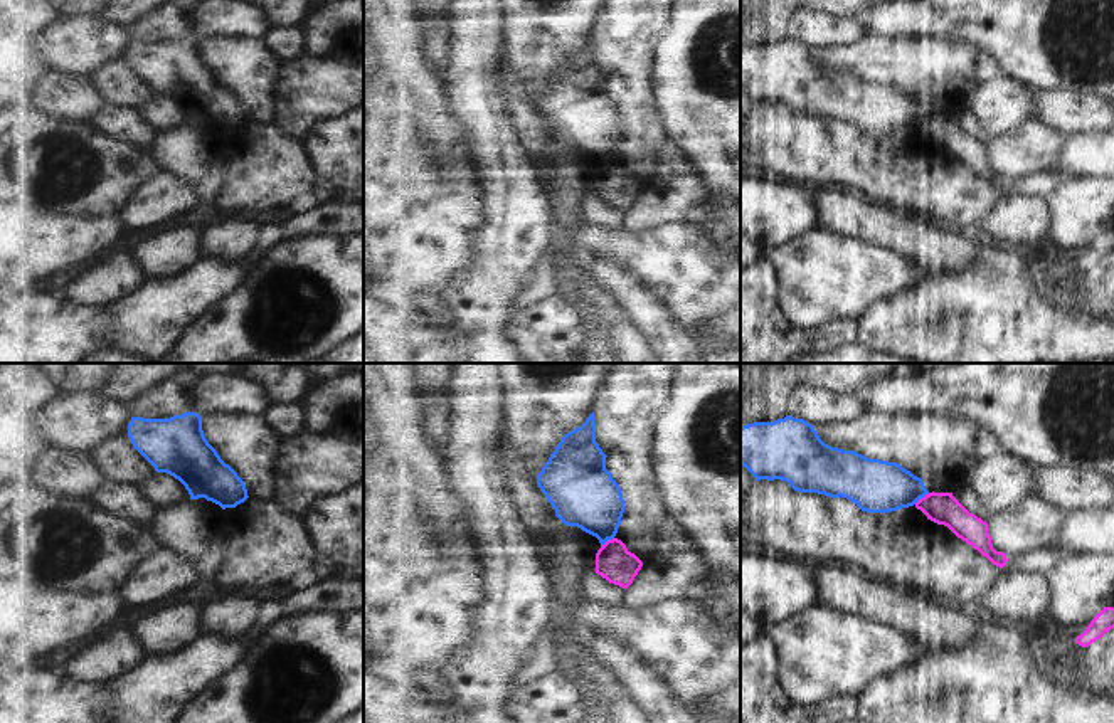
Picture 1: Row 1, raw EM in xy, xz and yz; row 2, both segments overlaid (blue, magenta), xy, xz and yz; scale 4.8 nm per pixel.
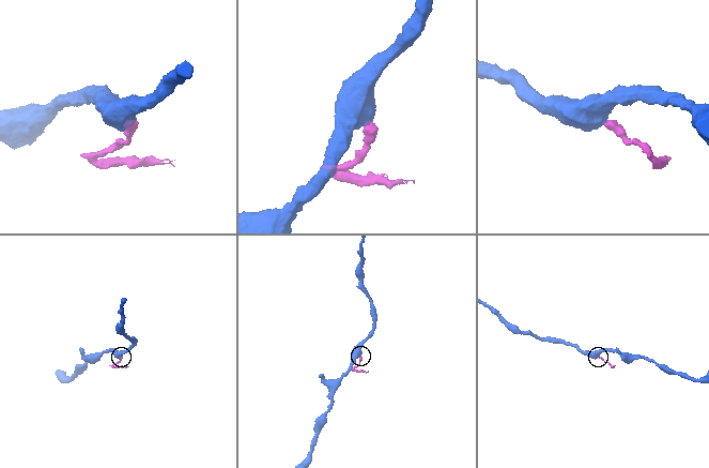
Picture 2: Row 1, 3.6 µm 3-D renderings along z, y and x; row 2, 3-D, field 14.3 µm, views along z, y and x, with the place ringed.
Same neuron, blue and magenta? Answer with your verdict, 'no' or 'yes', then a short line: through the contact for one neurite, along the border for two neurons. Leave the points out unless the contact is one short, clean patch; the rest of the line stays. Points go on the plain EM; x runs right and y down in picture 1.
no | yz (929, 116), (914, 126)

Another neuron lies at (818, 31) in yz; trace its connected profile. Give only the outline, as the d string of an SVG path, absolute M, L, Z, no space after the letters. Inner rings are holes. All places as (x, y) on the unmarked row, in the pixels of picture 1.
M798 12L786 25L786 39L803 42L813 50L838 49L863 39L863 29L857 18Z

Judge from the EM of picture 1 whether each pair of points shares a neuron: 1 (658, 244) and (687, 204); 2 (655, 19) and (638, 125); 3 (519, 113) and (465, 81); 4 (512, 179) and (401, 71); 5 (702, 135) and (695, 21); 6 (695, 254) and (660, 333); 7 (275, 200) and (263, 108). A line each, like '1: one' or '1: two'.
1: two
2: one
3: two
4: two
5: one
6: two
7: two

